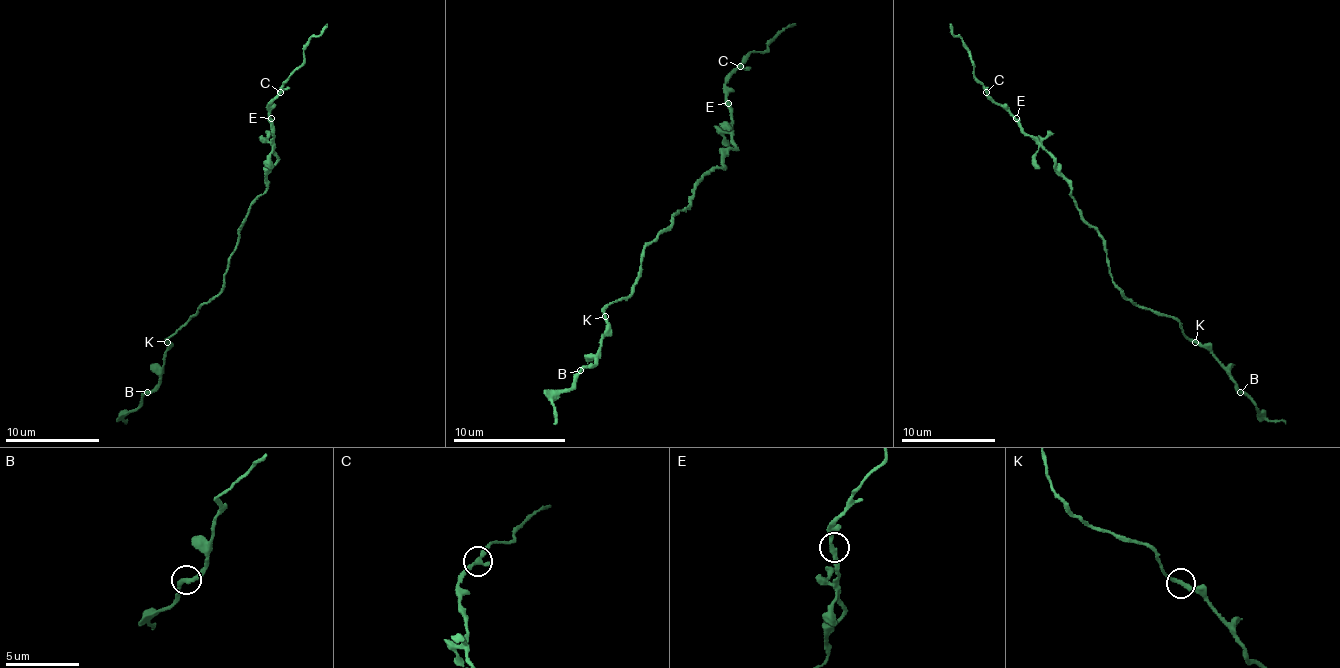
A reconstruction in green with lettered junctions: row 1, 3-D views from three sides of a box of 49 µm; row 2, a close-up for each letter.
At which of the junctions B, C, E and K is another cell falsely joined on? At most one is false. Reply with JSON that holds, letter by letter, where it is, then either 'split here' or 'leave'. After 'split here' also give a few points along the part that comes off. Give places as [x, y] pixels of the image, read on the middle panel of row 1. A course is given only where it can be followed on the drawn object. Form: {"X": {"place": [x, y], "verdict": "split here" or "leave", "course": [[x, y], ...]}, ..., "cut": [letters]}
{"B": {"place": [580, 370], "verdict": "leave"}, "C": {"place": [740, 66], "verdict": "leave"}, "E": {"place": [728, 103], "verdict": "leave"}, "K": {"place": [605, 316], "verdict": "leave"}, "cut": []}

